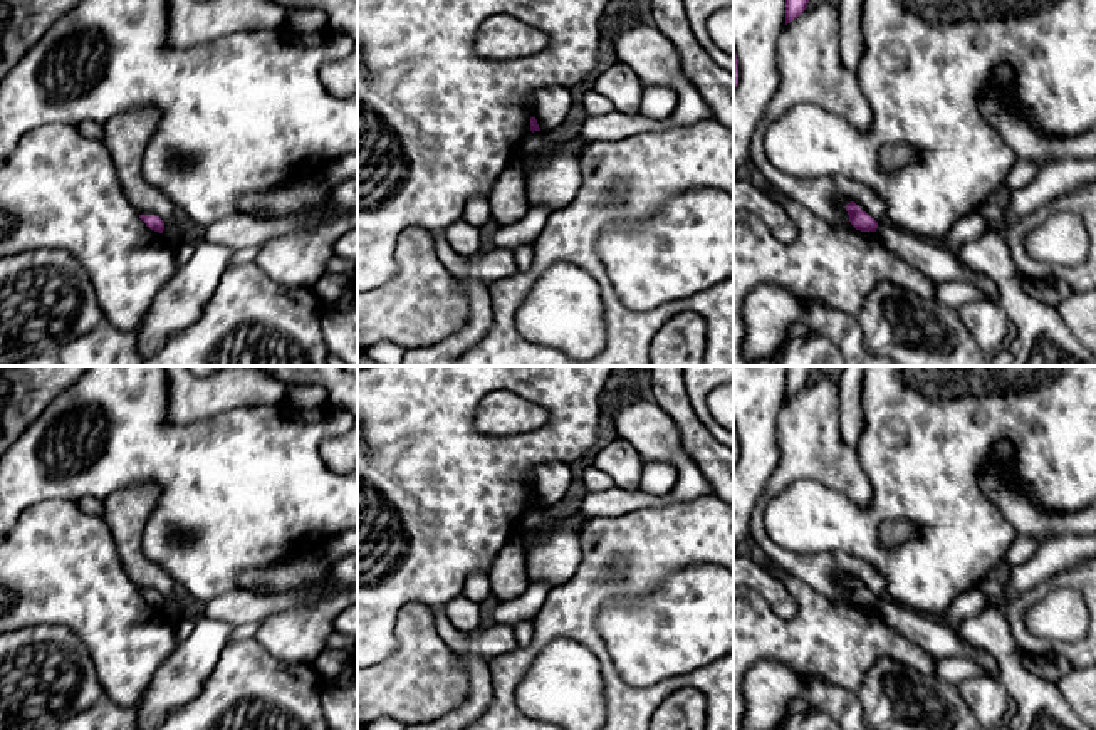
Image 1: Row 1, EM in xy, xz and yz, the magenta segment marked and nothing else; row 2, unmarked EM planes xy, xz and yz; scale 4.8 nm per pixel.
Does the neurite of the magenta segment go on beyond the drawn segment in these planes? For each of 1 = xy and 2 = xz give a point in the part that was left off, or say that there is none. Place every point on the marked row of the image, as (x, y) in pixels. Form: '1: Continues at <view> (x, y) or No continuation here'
1: No continuation here
2: No continuation here

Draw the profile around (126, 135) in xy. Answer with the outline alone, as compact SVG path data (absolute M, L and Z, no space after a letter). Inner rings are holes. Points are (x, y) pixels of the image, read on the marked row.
M136 107L102 124L101 143L107 148L123 191L138 215L154 215L164 222L163 235L175 247L188 232L176 227L176 210L170 198L139 173L144 148L159 119L154 107Z

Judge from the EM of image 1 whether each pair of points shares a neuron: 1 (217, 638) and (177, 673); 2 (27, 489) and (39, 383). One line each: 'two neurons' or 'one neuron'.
1: one neuron
2: two neurons

